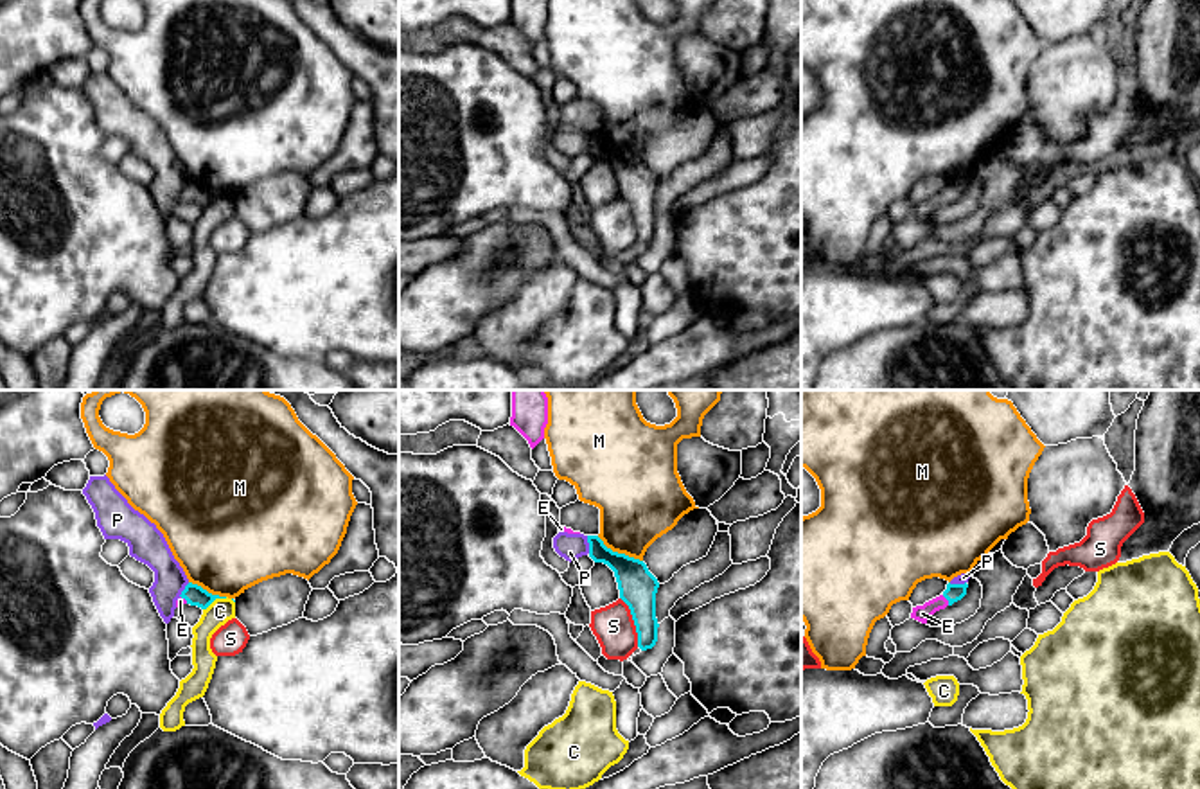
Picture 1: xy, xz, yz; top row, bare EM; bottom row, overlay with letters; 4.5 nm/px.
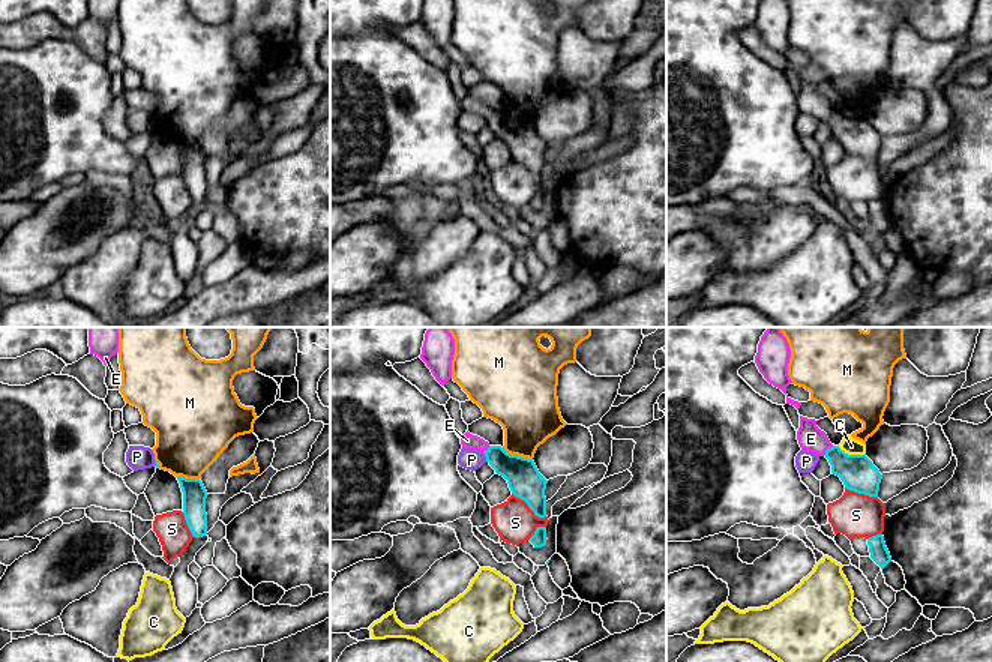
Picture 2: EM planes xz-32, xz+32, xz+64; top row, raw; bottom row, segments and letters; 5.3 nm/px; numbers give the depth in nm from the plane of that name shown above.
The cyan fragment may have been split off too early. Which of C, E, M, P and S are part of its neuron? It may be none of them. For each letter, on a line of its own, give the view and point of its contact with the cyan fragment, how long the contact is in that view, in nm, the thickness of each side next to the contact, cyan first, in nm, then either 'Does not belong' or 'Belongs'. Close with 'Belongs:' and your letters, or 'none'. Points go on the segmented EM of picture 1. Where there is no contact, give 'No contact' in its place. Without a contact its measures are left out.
C: Touches cyan at xy (214, 599). Shared border 130 nm. Thickness 90 nm (cyan) against 110 nm. Does not belong
E: Touches cyan at yz (947, 599). Shared border 60 nm. Thickness 80 nm (cyan) against 80 nm. Belongs
M: Touches cyan at xz (620, 554). Shared border 240 nm. Thickness 170 nm (cyan) against 360 nm. Does not belong
P: Touches cyan at xz (590, 545). Shared border 80 nm. Thickness 150 nm (cyan) against 120 nm. Does not belong
S: Touches cyan at xz (635, 622). Shared border 240 nm. Thickness 170 nm (cyan) against 190 nm. Does not belong
Belongs: E

